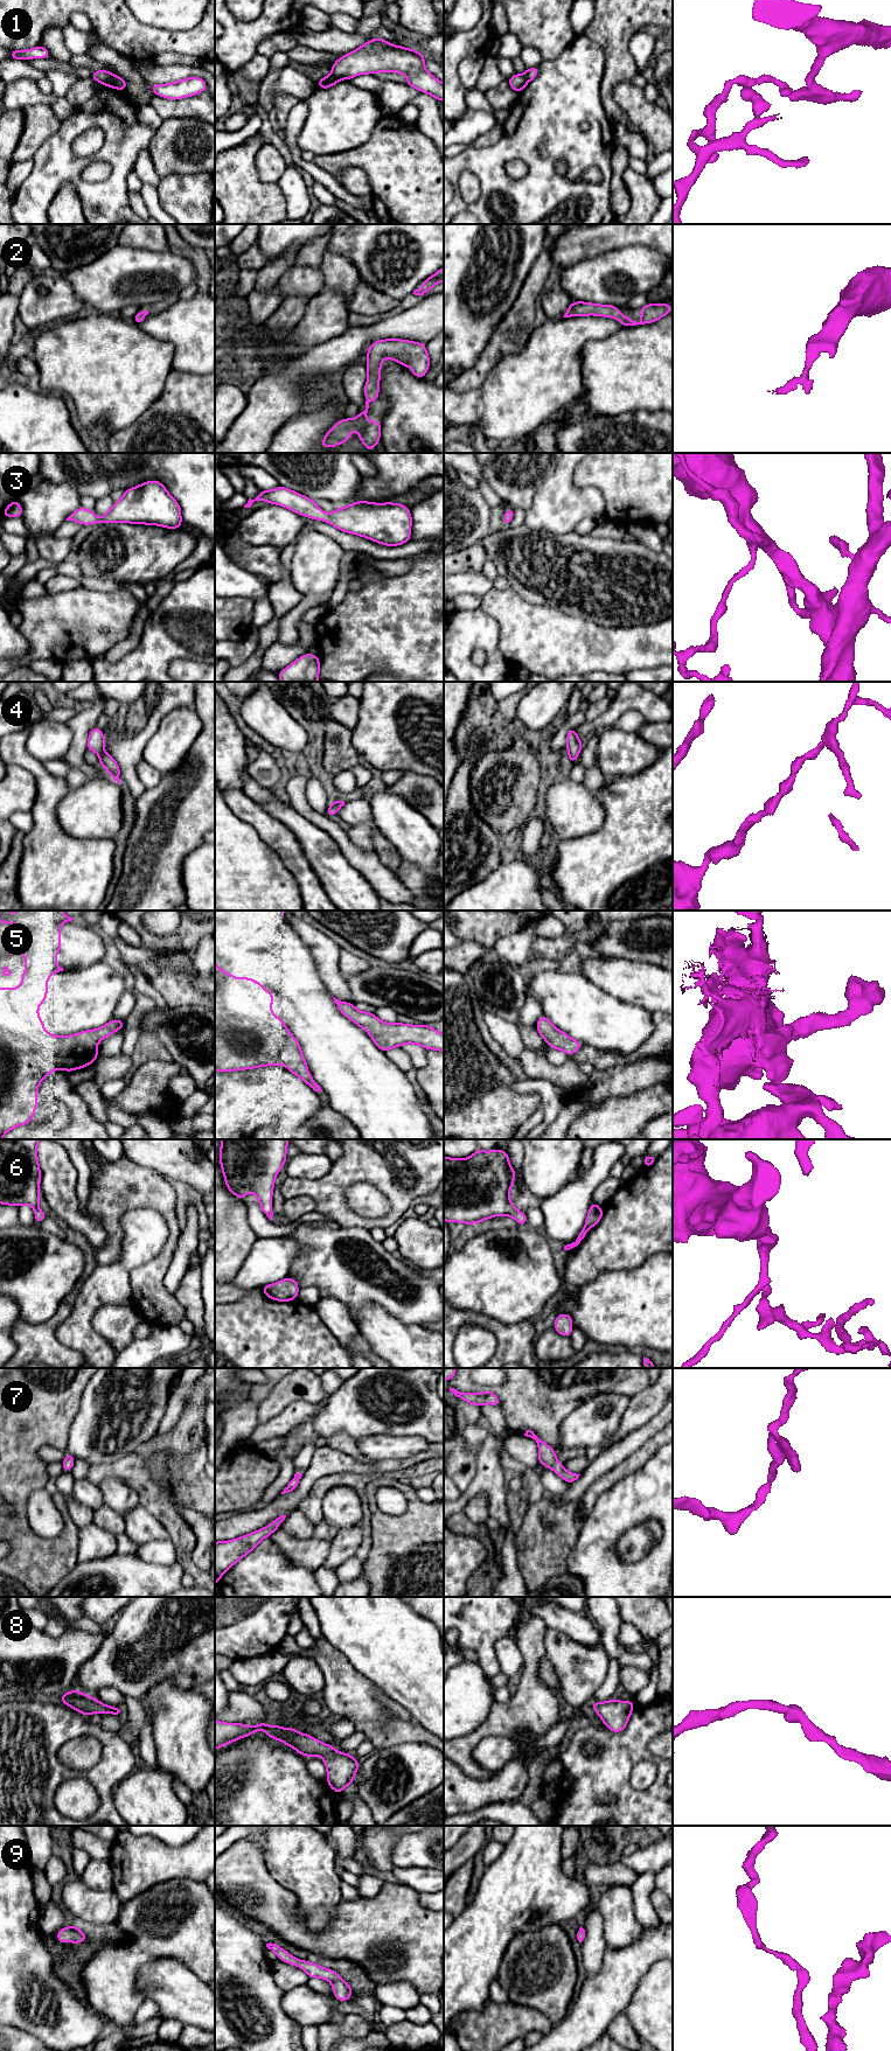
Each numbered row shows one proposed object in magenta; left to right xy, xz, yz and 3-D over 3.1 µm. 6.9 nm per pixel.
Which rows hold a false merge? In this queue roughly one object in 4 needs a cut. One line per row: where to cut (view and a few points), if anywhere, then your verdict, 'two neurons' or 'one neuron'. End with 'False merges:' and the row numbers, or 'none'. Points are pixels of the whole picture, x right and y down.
1: xy (112, 74), (104, 83) | two neurons
2: no cut | one neuron
3: no cut | one neuron
4: no cut | one neuron
5: no cut | one neuron
6: no cut | one neuron
7: no cut | one neuron
8: no cut | one neuron
9: no cut | one neuron
False merges: 1

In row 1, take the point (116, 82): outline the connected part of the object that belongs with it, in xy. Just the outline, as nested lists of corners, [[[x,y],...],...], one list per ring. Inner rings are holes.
[[[112,75],[105,83],[107,88],[114,88],[117,90],[125,91],[127,83],[124,78]]]

